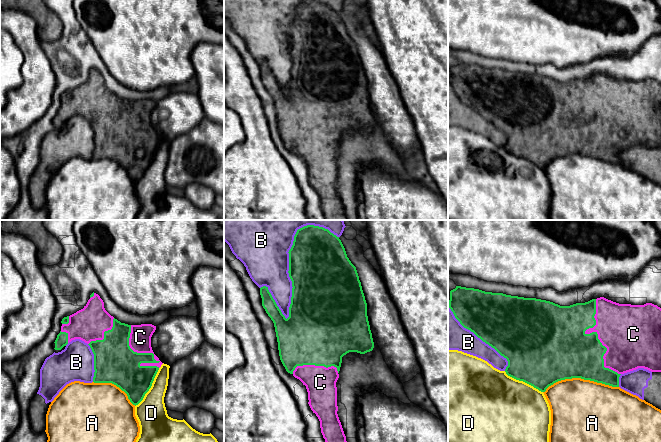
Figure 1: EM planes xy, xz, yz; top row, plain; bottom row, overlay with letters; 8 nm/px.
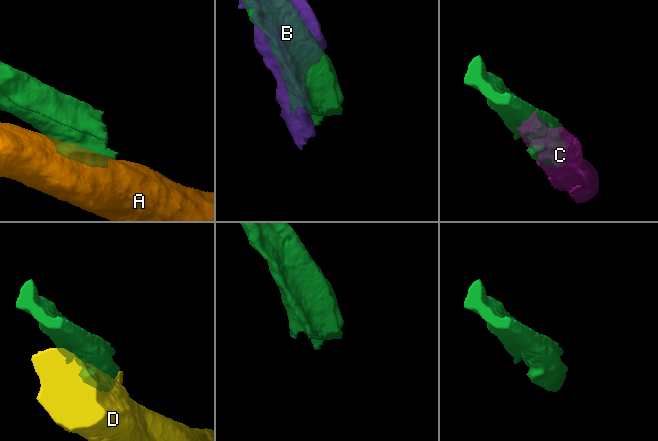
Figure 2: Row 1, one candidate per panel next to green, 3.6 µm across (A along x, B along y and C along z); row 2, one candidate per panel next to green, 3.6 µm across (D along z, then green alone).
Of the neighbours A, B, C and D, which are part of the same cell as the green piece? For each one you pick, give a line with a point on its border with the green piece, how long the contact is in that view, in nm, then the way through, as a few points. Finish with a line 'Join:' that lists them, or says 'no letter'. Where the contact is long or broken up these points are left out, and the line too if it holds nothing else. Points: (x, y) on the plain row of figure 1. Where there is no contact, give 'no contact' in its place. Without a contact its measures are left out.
C: contact yz (597, 110); length 650 nm
Join: C

